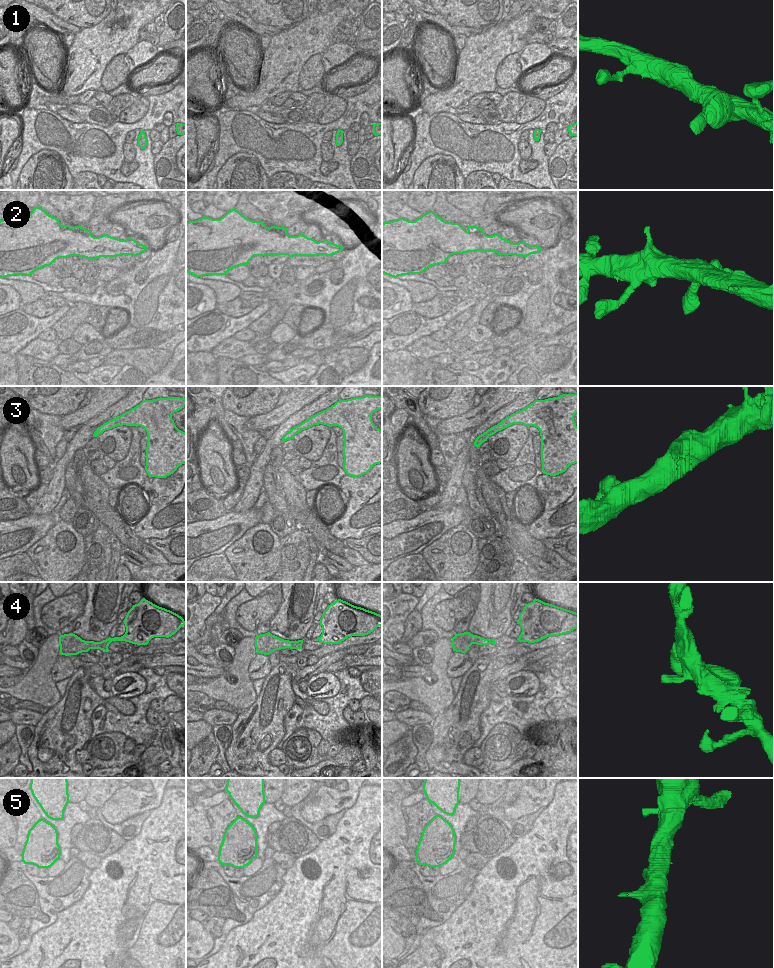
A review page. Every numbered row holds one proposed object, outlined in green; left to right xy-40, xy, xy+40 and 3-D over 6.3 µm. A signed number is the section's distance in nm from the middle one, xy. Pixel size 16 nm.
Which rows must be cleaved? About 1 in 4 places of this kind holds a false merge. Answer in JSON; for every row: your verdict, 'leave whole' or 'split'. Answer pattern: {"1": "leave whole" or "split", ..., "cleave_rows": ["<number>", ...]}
{"1": "leave whole", "2": "leave whole", "3": "leave whole", "4": "leave whole", "5": "leave whole", "cleave_rows": []}

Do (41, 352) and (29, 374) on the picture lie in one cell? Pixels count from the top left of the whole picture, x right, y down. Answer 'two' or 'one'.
two

